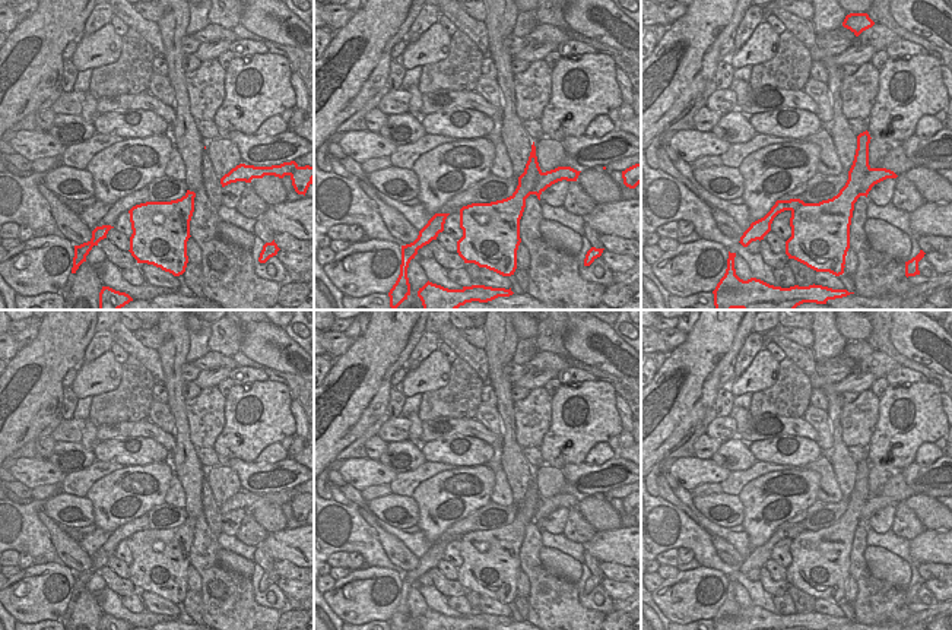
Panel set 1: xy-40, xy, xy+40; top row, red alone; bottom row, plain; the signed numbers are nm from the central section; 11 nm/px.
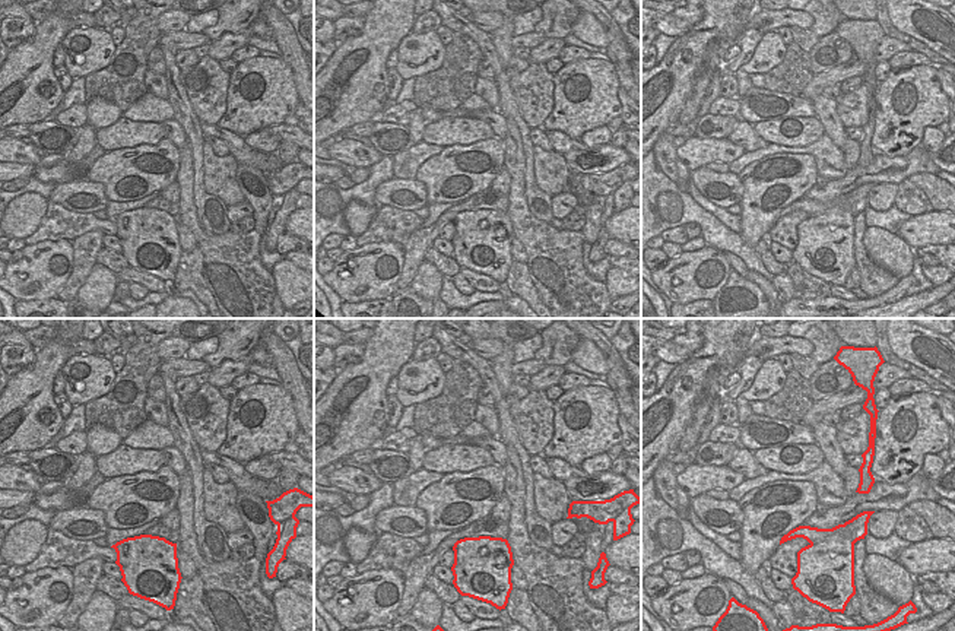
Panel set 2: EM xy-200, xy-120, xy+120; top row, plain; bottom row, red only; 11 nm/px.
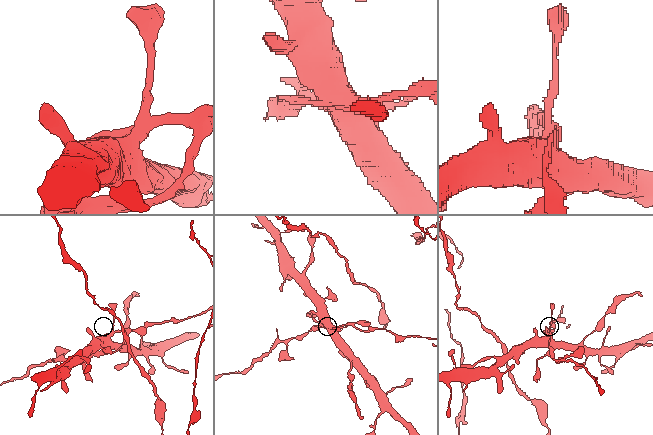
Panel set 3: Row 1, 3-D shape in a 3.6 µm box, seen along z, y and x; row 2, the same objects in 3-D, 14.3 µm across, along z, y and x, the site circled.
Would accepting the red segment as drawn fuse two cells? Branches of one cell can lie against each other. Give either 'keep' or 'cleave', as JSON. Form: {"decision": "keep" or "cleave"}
{"decision": "cleave"}

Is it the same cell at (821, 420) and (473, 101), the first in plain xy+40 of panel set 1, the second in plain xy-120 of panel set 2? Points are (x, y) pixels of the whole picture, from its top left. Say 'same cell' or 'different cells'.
different cells

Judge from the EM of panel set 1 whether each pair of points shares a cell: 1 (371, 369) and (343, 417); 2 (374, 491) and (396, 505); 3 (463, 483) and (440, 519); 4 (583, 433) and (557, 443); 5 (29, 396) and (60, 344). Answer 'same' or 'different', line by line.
1: same
2: different
3: same
4: same
5: same

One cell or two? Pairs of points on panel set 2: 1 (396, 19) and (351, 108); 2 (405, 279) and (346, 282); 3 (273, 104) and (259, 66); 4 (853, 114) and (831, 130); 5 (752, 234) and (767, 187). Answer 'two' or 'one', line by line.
1: one
2: two
3: one
4: two
5: one

